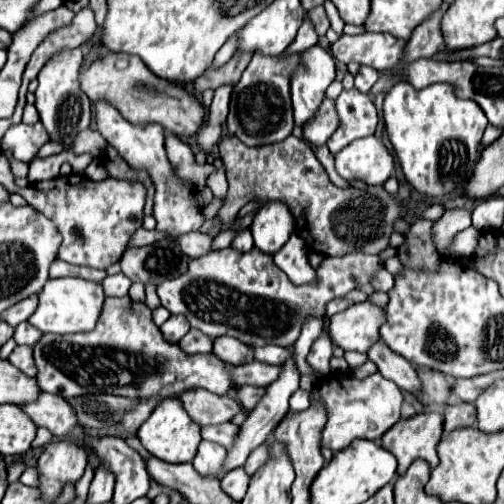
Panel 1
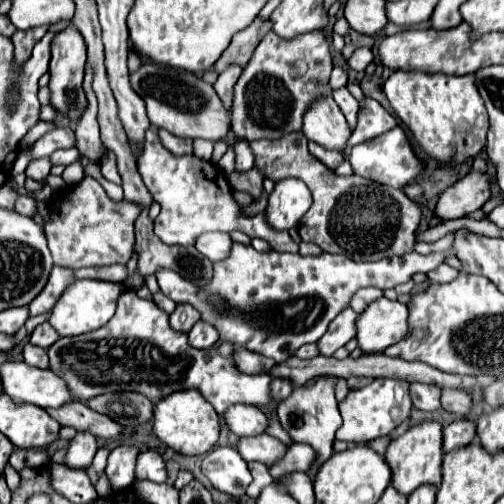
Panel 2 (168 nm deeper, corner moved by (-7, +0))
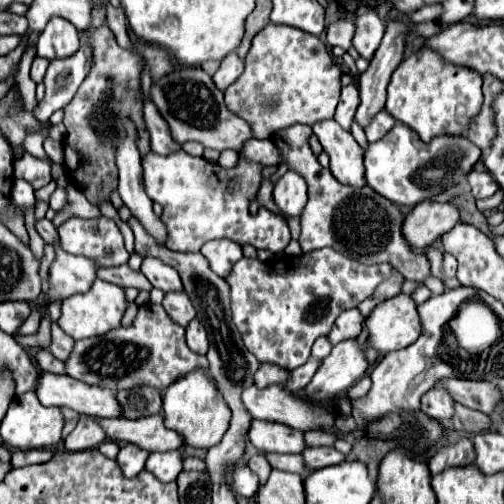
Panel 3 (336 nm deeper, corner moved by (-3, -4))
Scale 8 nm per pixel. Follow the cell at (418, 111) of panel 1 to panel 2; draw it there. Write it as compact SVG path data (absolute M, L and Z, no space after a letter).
M392 72L384 82L386 98L394 114L408 126L416 144L434 160L458 166L482 152L488 134L488 114L476 92L474 76L446 76L424 72Z

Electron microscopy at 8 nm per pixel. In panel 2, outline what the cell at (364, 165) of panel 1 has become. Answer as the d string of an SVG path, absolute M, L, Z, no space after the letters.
M400 126L372 138L372 140L366 140L364 144L354 146L348 160L354 168L354 174L364 176L364 178L374 180L374 182L380 182L380 184L386 184L386 186L394 186L394 188L404 188L422 170L422 164L416 158L416 154L412 152L412 146L410 146L408 138Z

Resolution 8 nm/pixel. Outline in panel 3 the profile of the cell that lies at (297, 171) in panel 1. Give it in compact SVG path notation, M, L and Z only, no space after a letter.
M294 124L292 128L284 128L272 136L274 144L282 152L284 162L288 162L290 170L296 170L298 174L302 174L308 184L306 218L300 218L302 252L312 252L312 250L330 246L362 264L386 262L386 264L392 264L408 280L420 280L420 282L426 280L430 276L430 262L426 254L416 254L404 240L402 236L404 216L398 210L398 206L382 196L376 196L376 192L368 186L348 188L340 184L328 168L320 166L318 158L310 150L308 146L310 134L312 134L310 126Z

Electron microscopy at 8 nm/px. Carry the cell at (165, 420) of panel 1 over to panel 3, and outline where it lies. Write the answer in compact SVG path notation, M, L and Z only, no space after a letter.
M200 368L196 372L190 372L188 376L182 376L182 380L176 380L176 384L172 384L172 388L164 392L162 400L166 428L180 432L188 446L212 448L222 440L224 432L228 430L232 416L228 402L218 392L214 380L206 372L200 372Z

